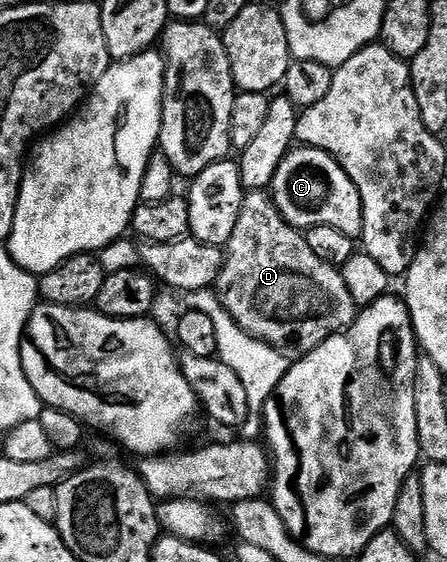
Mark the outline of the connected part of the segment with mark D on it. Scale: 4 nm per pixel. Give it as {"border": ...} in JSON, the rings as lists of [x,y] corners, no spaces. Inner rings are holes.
{"border":[[[246,192],[243,207],[239,211],[239,223],[235,223],[235,231],[231,231],[231,239],[223,252],[225,262],[221,274],[217,276],[215,292],[231,319],[235,319],[243,331],[269,345],[290,345],[298,349],[298,354],[304,355],[319,347],[319,343],[349,328],[357,317],[359,307],[355,299],[351,299],[347,283],[343,283],[340,268],[323,263],[323,259],[319,259],[319,255],[307,247],[304,232],[294,225],[288,225],[268,192]]]}

